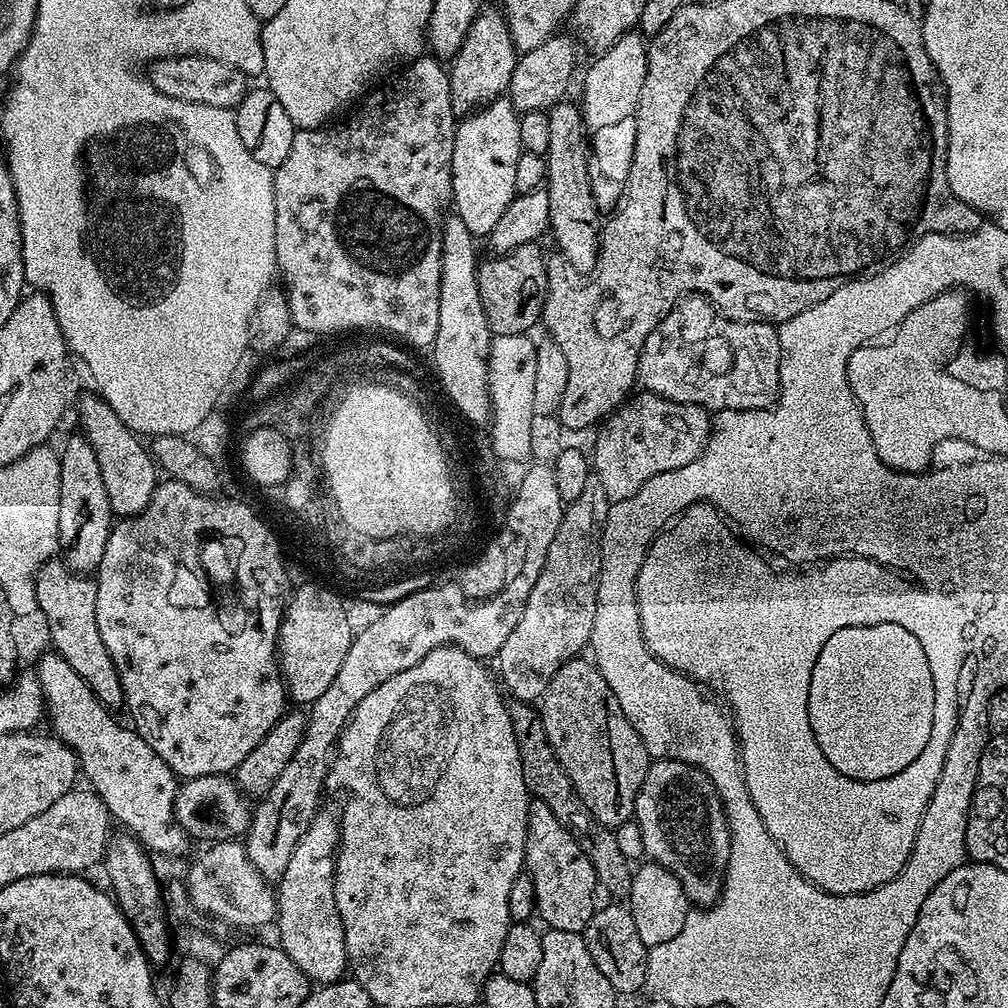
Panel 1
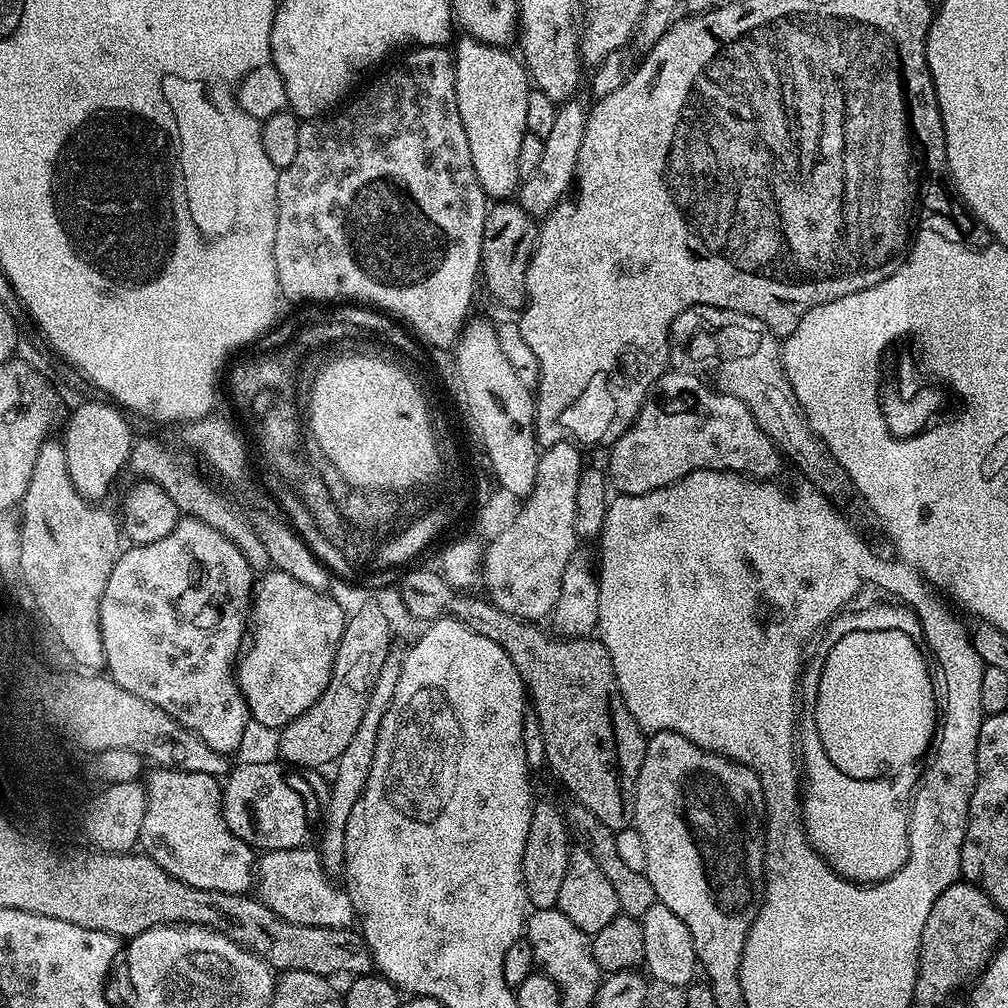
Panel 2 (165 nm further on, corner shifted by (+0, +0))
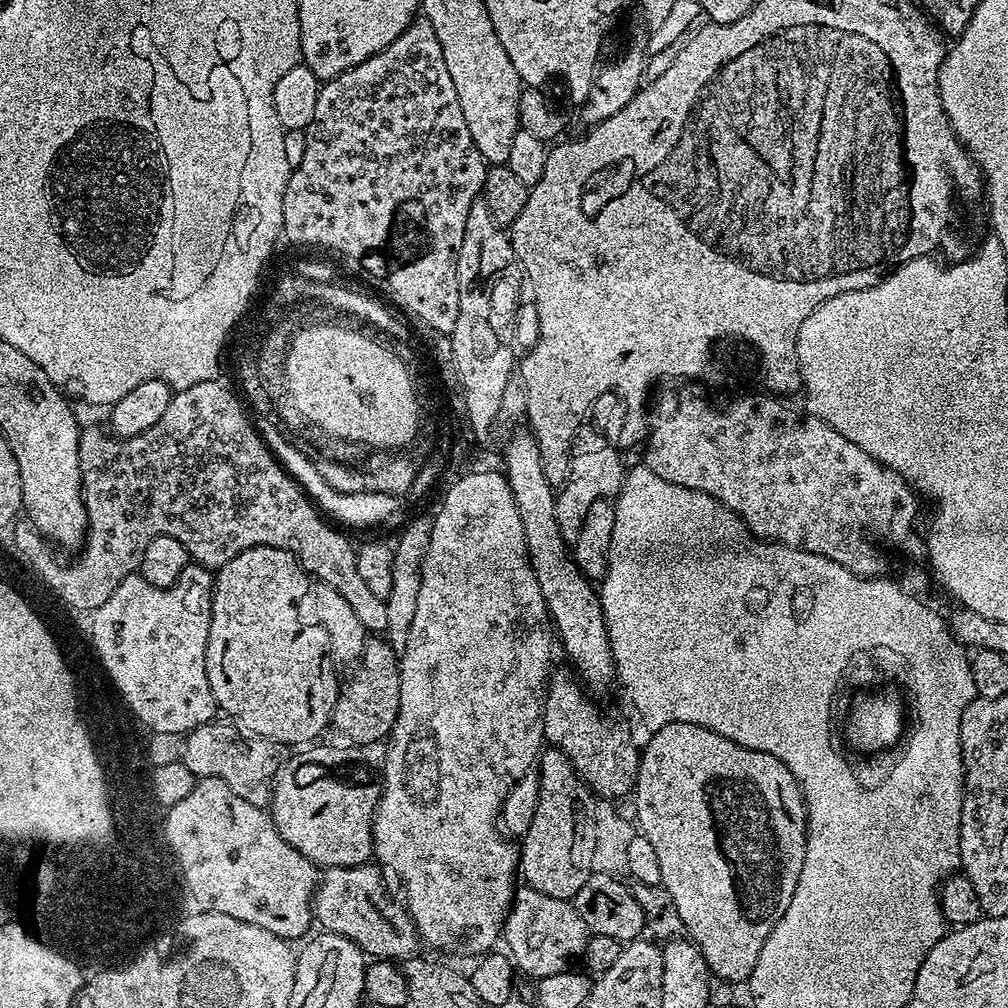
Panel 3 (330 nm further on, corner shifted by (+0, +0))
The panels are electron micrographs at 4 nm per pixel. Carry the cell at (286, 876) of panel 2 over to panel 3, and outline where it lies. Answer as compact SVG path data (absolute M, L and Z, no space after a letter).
M372 862L349 868L323 869L312 894L312 914L323 931L350 938L350 942L357 944L369 957L400 962L417 955L416 923L403 903L395 904L384 893L384 880L379 871L381 869Z

